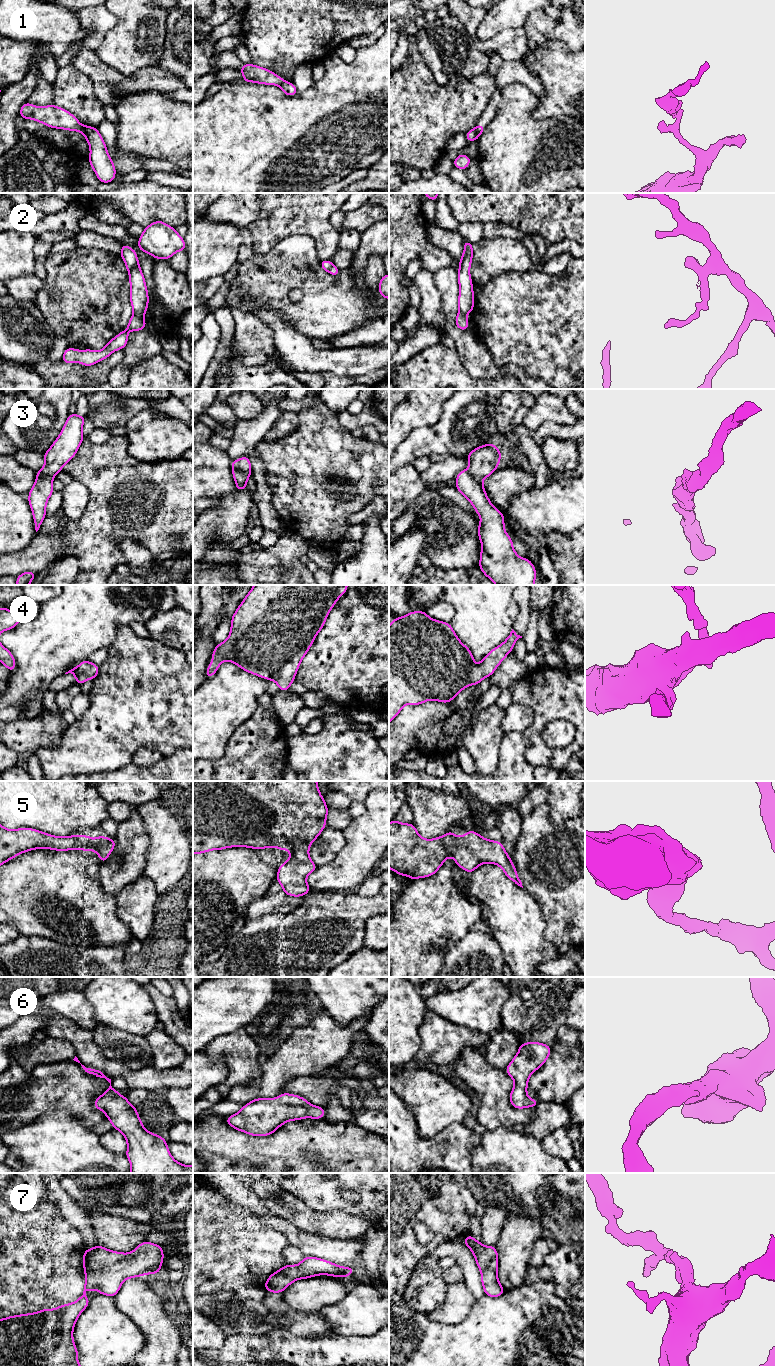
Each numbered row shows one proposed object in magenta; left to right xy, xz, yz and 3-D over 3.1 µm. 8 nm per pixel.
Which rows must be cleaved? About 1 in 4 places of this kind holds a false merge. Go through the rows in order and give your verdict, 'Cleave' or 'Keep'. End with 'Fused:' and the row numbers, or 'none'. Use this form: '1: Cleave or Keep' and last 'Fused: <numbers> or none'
1: Cleave
2: Cleave
3: Keep
4: Keep
5: Keep
6: Keep
7: Keep
Fused: 1, 2

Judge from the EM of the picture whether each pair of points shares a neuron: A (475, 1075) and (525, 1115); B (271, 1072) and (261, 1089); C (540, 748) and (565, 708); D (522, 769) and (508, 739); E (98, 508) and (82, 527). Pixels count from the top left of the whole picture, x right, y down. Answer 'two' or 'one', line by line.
A: one
B: one
C: one
D: one
E: one

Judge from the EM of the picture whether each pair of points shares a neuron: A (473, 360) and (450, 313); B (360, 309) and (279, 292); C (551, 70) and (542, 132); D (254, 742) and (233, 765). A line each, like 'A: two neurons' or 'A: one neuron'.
A: one neuron
B: one neuron
C: two neurons
D: one neuron

